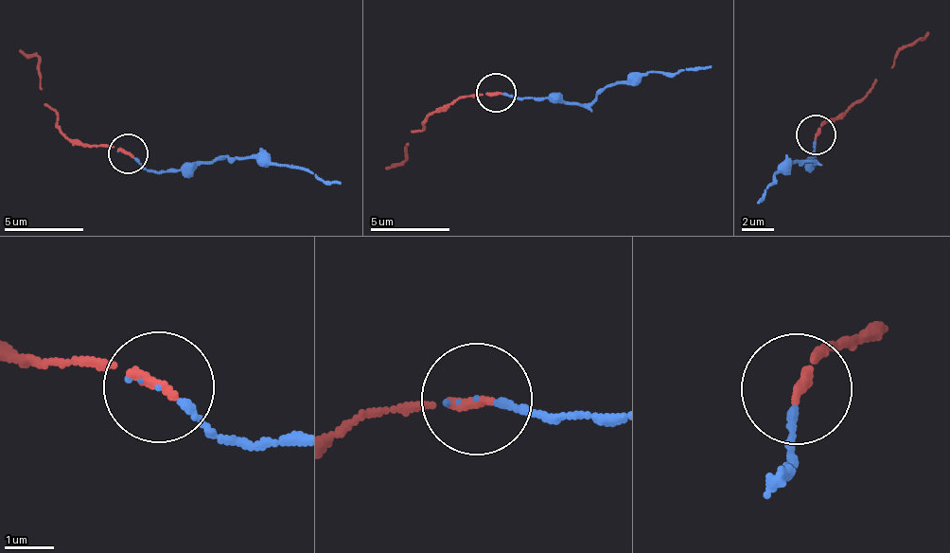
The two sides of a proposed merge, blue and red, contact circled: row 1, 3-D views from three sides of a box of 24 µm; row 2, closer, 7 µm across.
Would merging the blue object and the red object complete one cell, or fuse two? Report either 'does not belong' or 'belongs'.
belongs

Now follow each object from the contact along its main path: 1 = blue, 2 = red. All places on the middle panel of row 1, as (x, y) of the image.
1: (497, 91), (522, 97), (591, 102), (607, 86), (642, 76), (712, 66)
2: (497, 91), (438, 108), (410, 130), (406, 159), (387, 169)

